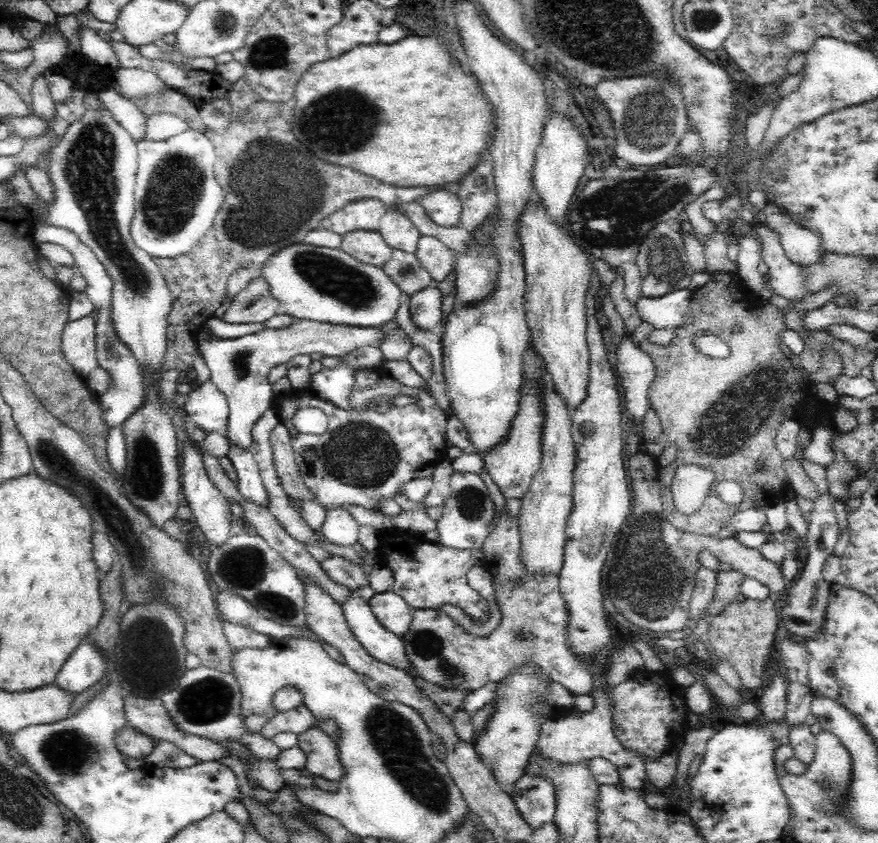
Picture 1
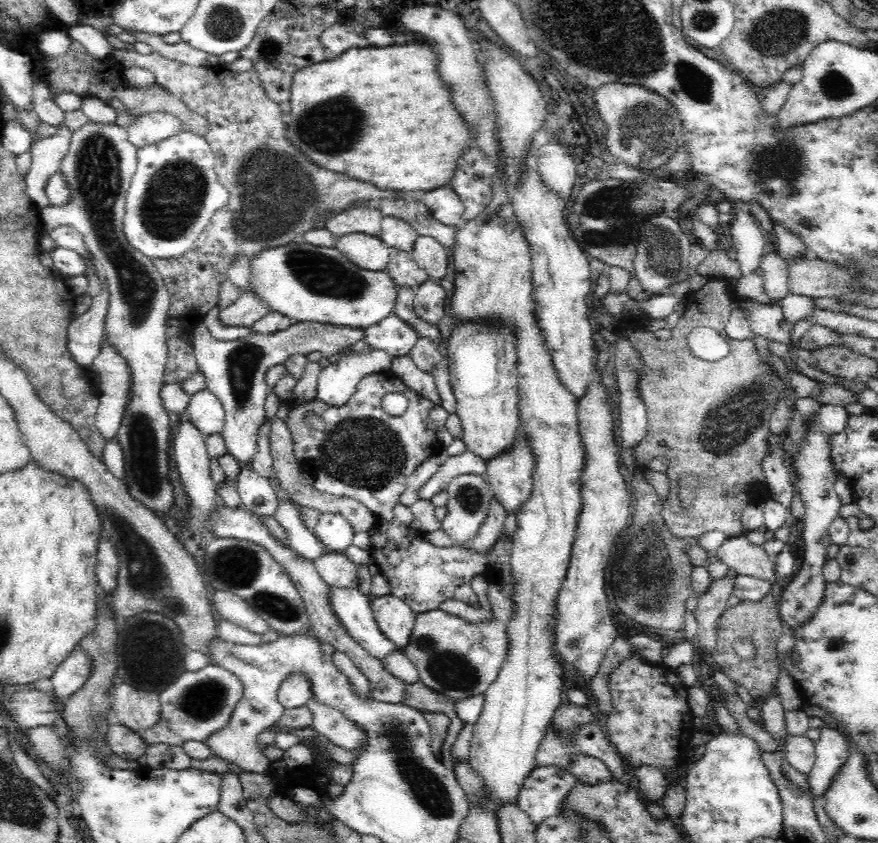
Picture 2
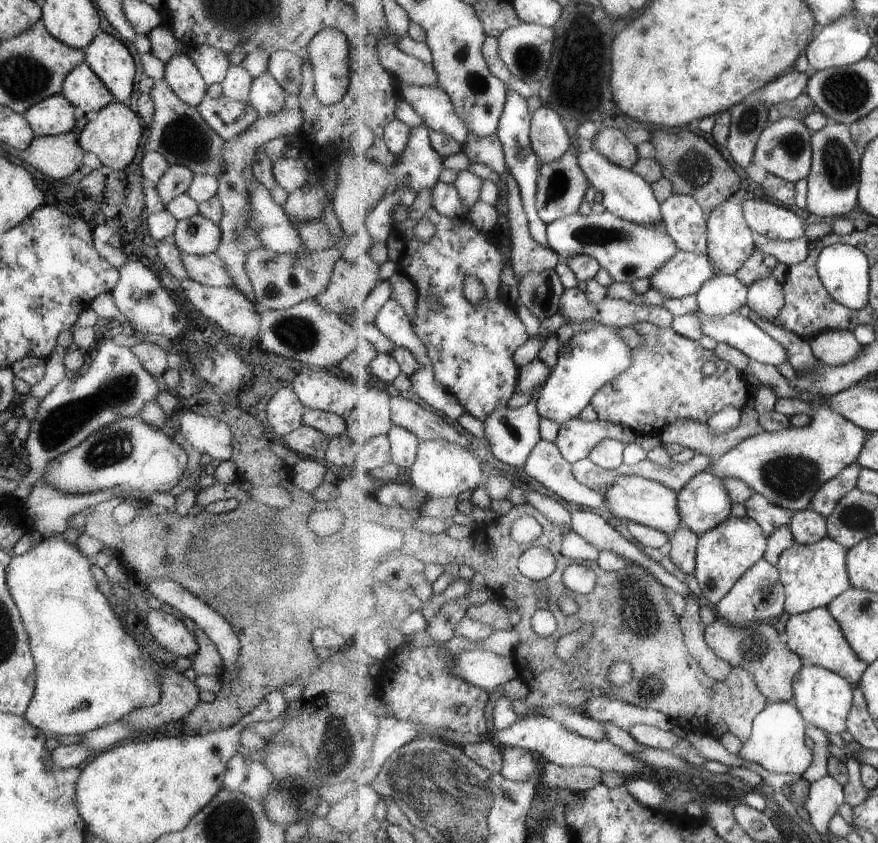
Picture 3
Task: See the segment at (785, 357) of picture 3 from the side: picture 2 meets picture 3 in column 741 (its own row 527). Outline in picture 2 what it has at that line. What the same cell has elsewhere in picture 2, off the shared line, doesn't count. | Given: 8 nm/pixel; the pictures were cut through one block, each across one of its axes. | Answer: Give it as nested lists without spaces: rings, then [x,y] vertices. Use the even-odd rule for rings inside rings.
[[[320,514],[314,532],[329,552],[342,552],[353,542],[354,531],[340,514]]]

